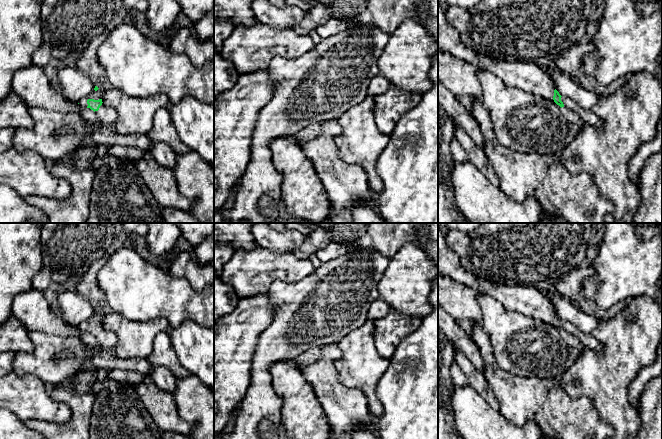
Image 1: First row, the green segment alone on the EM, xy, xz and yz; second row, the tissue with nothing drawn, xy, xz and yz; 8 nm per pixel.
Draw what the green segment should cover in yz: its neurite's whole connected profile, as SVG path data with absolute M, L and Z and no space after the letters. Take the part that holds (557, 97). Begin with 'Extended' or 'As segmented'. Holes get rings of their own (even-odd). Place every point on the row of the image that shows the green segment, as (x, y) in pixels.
Extended. M438 3L438 49L451 54L454 58L469 63L479 69L486 70L503 83L530 92L547 100L553 99L561 108L569 108L576 112L581 124L601 127L602 120L592 111L581 108L569 97L561 96L555 89L550 75L537 63L509 62L493 59L478 53L461 42L458 31L451 26L445 12Z

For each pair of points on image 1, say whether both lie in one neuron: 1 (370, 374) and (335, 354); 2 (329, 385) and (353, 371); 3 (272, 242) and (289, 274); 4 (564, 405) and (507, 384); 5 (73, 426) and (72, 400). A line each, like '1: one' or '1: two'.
1: two
2: two
3: two
4: one
5: one

